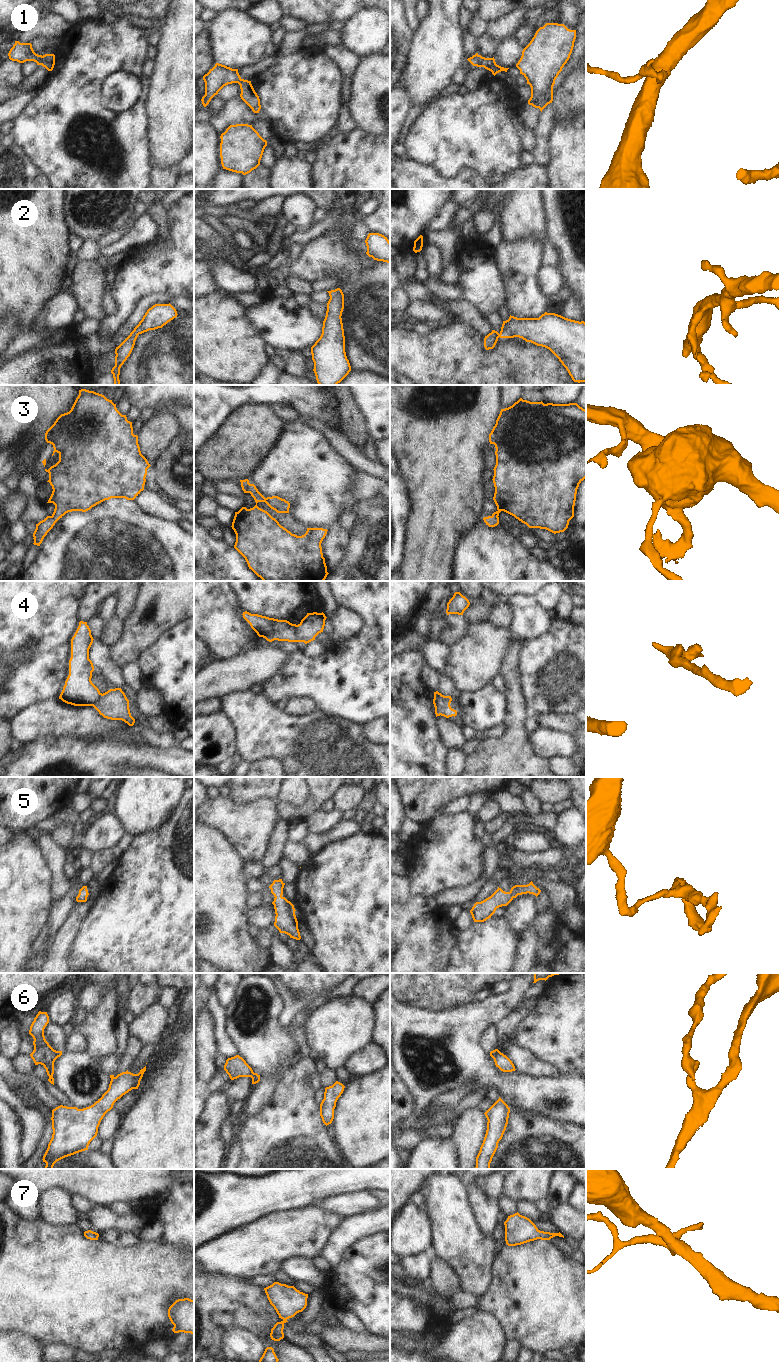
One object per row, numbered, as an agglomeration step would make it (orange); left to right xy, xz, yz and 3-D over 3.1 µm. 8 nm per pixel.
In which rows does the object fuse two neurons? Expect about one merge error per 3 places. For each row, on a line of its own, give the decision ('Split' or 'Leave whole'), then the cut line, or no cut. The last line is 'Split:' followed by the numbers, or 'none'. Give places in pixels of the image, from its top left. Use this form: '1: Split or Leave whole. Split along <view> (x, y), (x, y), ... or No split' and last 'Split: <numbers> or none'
1: Split. Split along yz (479, 55), (478, 62), (475, 65)
2: Leave whole. No split
3: Leave whole. No split
4: Split. Split along yz (434, 696), (451, 699)
5: Leave whole. No split
6: Split. Split along xz (254, 1073), (251, 1077)
7: Leave whole. No split
Split: 1, 4, 6

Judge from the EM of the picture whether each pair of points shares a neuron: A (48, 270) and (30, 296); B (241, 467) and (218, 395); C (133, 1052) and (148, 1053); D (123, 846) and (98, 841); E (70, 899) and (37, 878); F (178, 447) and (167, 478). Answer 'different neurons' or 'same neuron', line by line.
A: same neuron
B: different neurons
C: different neurons
D: different neurons
E: different neurons
F: same neuron

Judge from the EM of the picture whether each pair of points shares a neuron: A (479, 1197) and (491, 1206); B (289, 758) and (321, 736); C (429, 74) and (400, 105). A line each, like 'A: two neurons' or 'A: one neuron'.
A: one neuron
B: one neuron
C: two neurons

